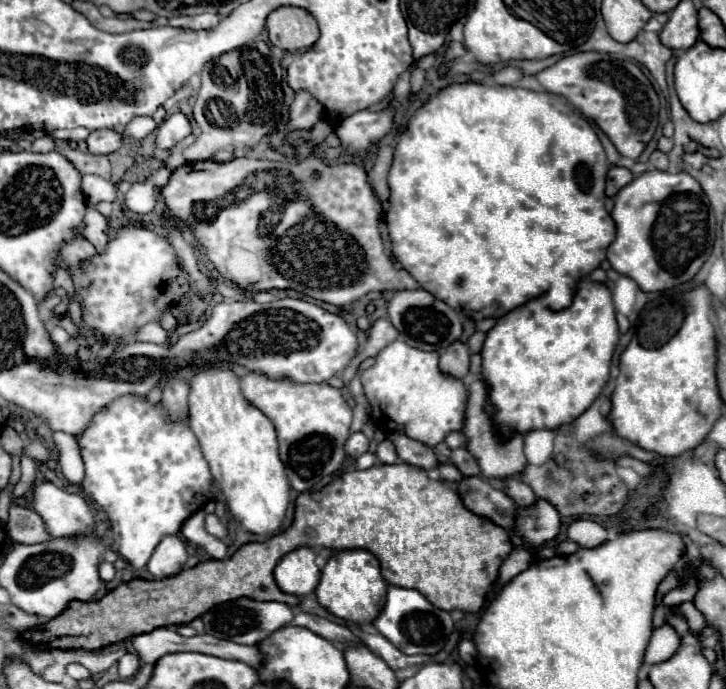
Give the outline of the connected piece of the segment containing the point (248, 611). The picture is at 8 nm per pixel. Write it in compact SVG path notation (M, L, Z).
M239 598L239 600L233 600L233 602L225 602L225 604L209 610L209 612L205 612L201 616L207 634L211 634L215 638L237 642L237 644L261 642L265 636L269 636L277 628L289 624L291 618L293 618L293 610L287 604L281 604L281 602L257 602L257 600L249 600L249 598Z

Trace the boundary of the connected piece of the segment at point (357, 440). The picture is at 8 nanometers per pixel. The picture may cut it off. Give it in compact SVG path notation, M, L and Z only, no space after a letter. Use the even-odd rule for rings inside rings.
M355 432L355 434L351 434L349 440L345 442L345 452L347 452L347 456L351 456L351 458L359 458L361 454L365 454L365 452L369 450L369 446L371 446L371 440L369 440L365 434Z

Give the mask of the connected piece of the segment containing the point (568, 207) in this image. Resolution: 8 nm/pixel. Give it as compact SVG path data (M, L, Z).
M457 84L441 90L439 94L431 96L429 102L419 108L407 130L403 132L397 148L395 148L395 160L389 172L389 186L391 186L391 198L389 198L389 214L387 214L387 228L389 238L393 246L395 258L401 262L401 266L417 280L417 284L425 290L429 290L433 296L449 304L453 310L473 318L501 318L507 312L527 304L529 300L535 300L543 294L547 294L555 286L556 294L562 294L562 300L556 301L553 310L565 310L571 306L573 296L577 292L579 282L589 278L589 272L599 268L599 264L605 260L605 252L609 244L615 240L615 224L613 218L605 210L605 176L609 170L607 156L603 152L603 146L595 134L595 130L581 118L573 116L579 114L573 106L569 106L559 96L553 96L549 92L533 92L525 88L505 88L505 86L483 86L483 84Z

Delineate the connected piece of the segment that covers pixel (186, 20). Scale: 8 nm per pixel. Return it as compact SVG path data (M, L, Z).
M197 14L197 16L177 16L169 20L169 26L177 28L191 28L191 30L203 30L203 28L215 28L219 24L219 16L213 14Z

